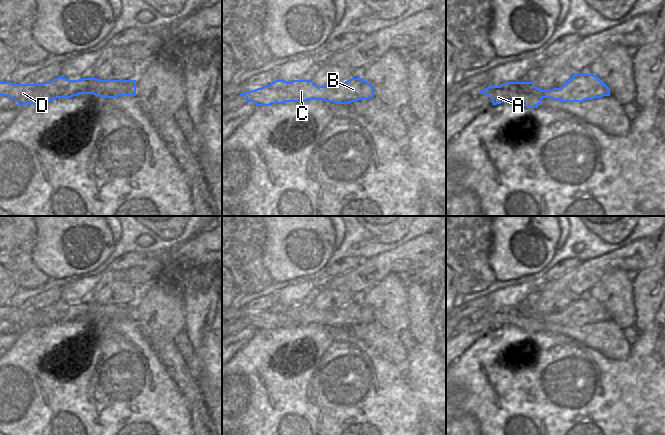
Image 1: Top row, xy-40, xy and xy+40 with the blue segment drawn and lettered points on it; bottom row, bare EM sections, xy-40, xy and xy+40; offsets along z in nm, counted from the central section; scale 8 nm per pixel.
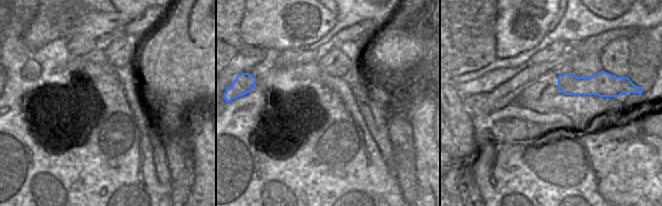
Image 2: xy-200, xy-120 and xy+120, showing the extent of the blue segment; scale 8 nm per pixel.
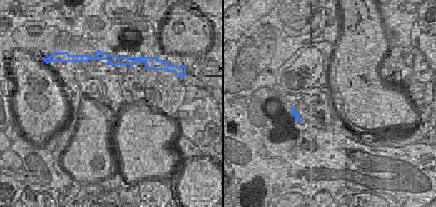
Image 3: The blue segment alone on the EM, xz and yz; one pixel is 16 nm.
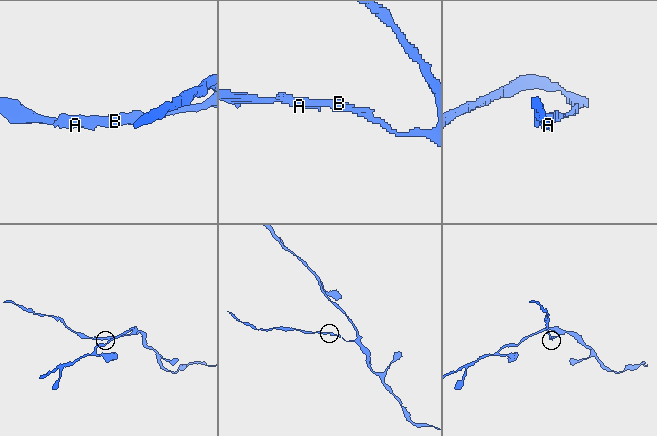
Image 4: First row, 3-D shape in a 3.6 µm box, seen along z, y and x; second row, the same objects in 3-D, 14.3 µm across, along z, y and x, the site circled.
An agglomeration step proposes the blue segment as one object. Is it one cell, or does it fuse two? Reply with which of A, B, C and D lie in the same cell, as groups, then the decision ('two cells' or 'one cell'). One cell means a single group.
groups A C D / B; two cells

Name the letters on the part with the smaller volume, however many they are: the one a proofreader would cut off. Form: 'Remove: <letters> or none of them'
Remove: A, C, D

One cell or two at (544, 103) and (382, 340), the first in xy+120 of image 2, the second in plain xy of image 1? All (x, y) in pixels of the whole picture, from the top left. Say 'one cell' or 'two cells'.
one cell

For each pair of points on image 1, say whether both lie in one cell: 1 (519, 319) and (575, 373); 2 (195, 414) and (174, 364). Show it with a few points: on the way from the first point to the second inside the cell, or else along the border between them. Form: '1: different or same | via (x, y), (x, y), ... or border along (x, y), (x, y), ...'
1: different | border along (509, 326), (555, 334)
2: same | via (194, 402), (188, 385), (181, 376)

